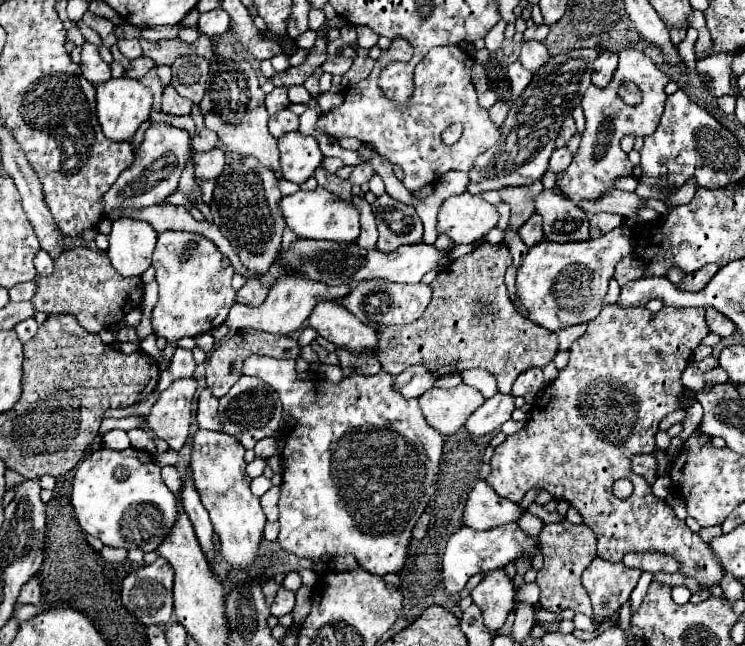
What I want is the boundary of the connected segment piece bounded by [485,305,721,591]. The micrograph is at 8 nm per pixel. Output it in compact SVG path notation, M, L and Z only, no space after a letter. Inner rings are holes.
M605 305L605 307L601 309L599 317L595 317L595 321L589 321L589 323L587 323L585 335L579 337L579 339L571 345L571 349L569 349L569 351L571 351L571 359L569 359L567 367L559 371L559 375L555 377L555 381L551 381L551 383L545 387L543 395L533 403L533 407L531 407L531 417L529 417L525 429L519 431L519 433L515 433L515 435L511 435L511 437L507 437L507 441L495 449L495 455L493 455L493 459L491 459L491 467L493 467L493 469L491 469L491 473L487 475L487 479L485 479L485 481L489 483L489 487L493 487L495 493L497 493L499 497L505 497L505 499L509 499L509 501L513 501L513 503L519 503L519 501L525 497L525 493L527 493L529 489L545 489L545 491L551 493L555 499L565 499L565 501L569 501L569 503L583 515L585 525L589 525L589 527L595 531L595 535L597 535L597 555L599 555L601 559L607 559L607 561L621 561L621 559L623 559L627 553L631 553L631 551L633 551L633 553L641 553L641 551L673 553L673 557L681 563L681 569L679 569L679 571L681 571L683 575L695 577L695 579L703 585L705 591L709 589L709 585L719 583L719 581L721 581L721 567L719 567L715 555L711 553L709 543L705 543L697 533L693 533L693 531L685 525L685 521L677 519L675 513L673 513L673 509L667 505L667 501L657 499L657 497L651 493L651 485L647 485L647 483L643 481L643 477L635 475L633 469L631 469L631 457L635 457L635 455L639 455L639 453L655 453L655 449L657 449L655 433L657 433L657 427L659 427L661 419L663 419L665 415L677 411L677 409L683 409L683 405L681 405L681 401L679 401L681 393L685 391L685 385L681 383L681 375L683 375L683 371L687 369L693 351L701 345L701 341L703 341L703 337L705 337L707 333L709 333L709 327L707 327L707 323L705 323L705 309L703 309L703 307L663 307L661 311L651 313L651 311L649 311L647 307L643 307L643 305L639 305L639 307ZM623 477L631 479L631 483L633 483L633 487L635 487L635 489L633 489L633 495L631 495L629 499L625 499L625 501L623 501L623 499L617 499L617 497L613 495L613 489L611 489L613 483L615 483L617 479L623 479Z

